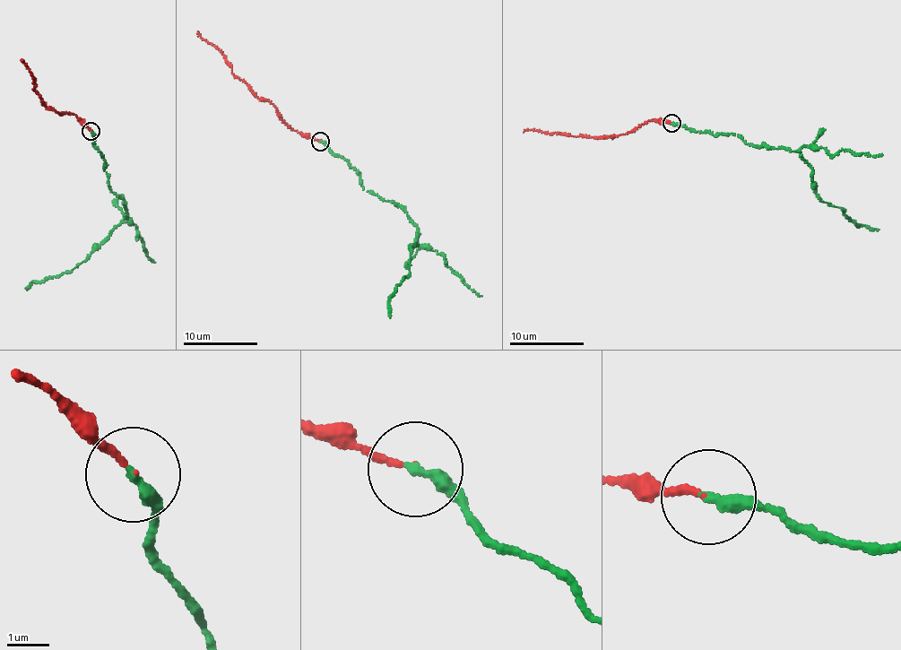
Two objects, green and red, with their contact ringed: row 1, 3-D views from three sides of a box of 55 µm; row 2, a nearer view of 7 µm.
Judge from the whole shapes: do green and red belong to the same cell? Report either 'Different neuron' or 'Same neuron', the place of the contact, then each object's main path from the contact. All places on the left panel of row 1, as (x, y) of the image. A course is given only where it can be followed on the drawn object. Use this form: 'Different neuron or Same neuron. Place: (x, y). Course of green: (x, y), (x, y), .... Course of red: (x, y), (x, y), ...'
Same neuron. Place: (90, 131). Course of green: (90, 131), (112, 192), (121, 196), (126, 216), (108, 240), (72, 270), (35, 281), (26, 289). Course of red: (91, 130), (71, 114), (47, 109), (33, 89), (37, 86), (21, 61)

